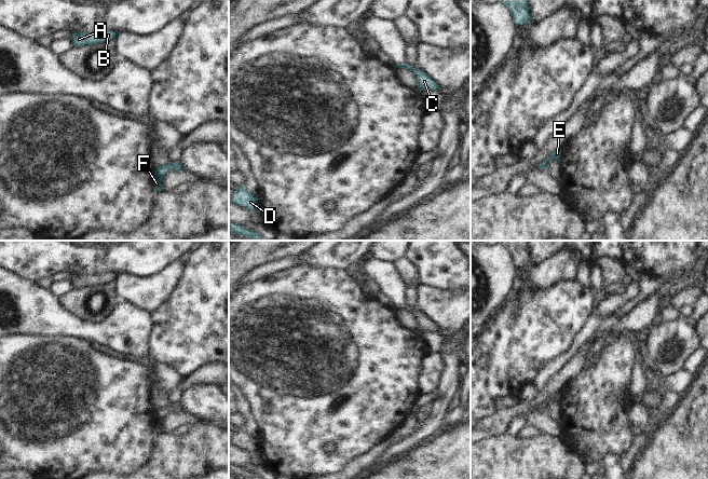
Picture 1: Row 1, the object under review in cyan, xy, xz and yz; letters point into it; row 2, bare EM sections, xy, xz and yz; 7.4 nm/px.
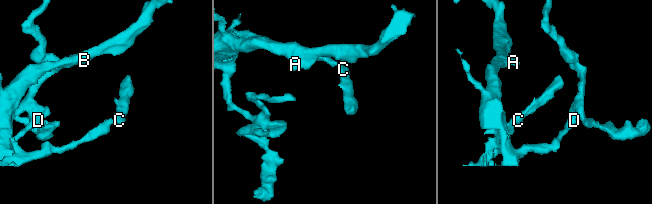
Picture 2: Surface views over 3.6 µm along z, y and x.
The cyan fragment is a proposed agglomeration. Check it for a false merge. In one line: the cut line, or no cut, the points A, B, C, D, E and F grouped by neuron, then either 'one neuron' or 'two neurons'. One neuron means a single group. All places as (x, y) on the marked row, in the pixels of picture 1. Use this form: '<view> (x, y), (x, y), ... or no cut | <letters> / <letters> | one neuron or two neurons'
no cut | A B C D E F | one neuron

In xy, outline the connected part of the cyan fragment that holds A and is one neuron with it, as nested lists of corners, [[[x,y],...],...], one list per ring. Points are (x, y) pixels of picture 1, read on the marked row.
[[[107,30],[100,32],[73,32],[71,41],[74,46],[92,45],[96,43],[105,43],[117,38],[119,31]]]

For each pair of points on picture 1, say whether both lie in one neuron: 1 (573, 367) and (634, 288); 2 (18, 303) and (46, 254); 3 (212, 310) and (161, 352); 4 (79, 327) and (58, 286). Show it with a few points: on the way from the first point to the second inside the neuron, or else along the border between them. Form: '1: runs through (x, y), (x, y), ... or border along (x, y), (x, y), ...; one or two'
1: border along (639, 290), (620, 306); two
2: border along (11, 269), (29, 279), (36, 281); two
3: runs through (199, 323), (186, 336), (174, 341); one
4: border along (49, 287), (60, 296); two

